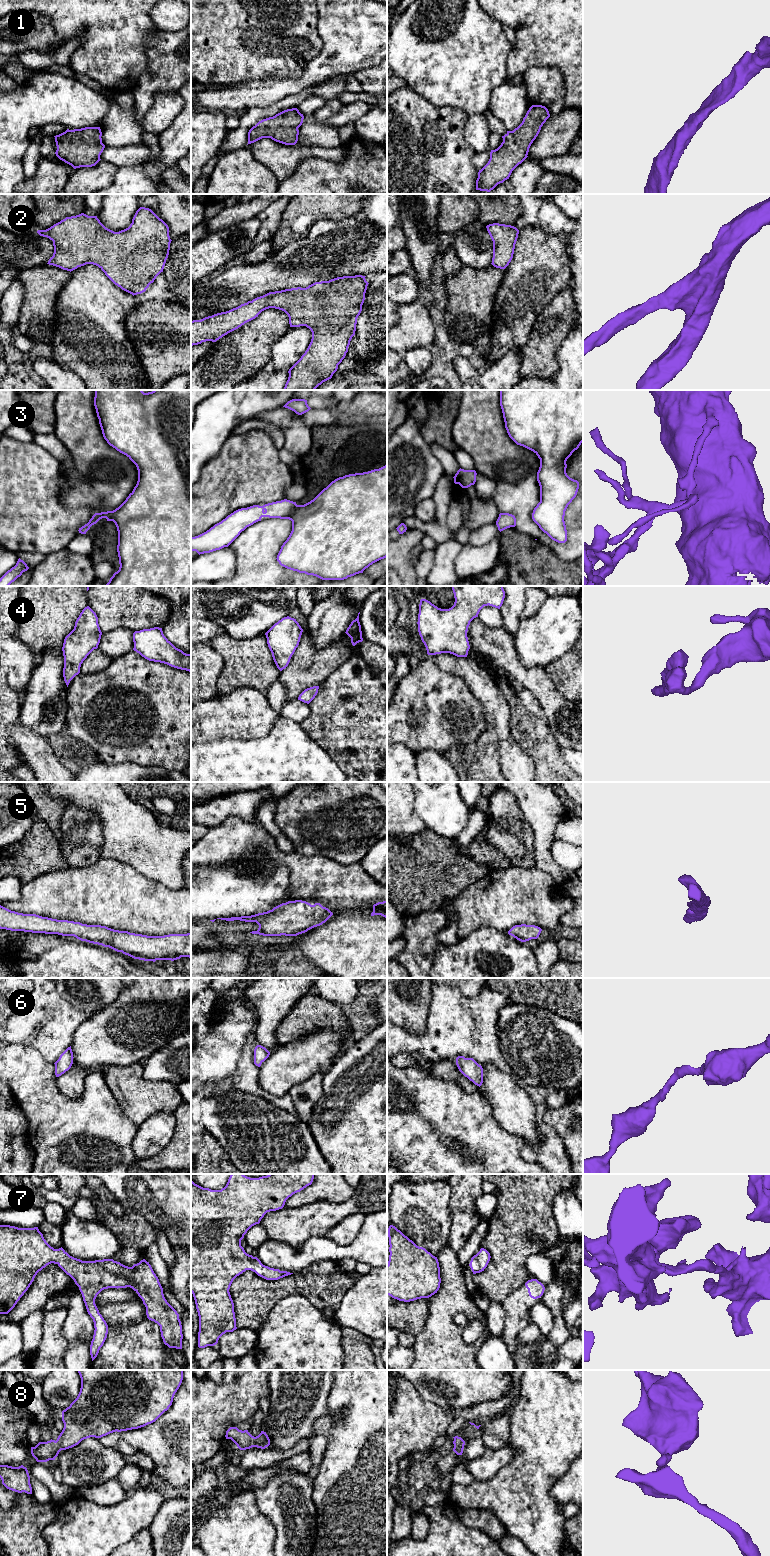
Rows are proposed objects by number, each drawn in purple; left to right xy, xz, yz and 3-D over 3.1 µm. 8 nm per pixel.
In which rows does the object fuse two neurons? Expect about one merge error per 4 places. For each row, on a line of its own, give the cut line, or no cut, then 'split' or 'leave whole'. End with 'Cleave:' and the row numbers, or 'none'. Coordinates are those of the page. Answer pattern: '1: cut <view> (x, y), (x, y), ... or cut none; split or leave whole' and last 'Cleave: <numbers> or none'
1: cut none; leave whole
2: cut none; leave whole
3: cut none; leave whole
4: cut none; leave whole
5: cut none; leave whole
6: cut none; leave whole
7: cut none; leave whole
8: cut none; leave whole
Cleave: none

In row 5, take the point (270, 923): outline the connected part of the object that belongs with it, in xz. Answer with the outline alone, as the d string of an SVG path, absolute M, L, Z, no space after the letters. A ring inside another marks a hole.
M302 900L288 901L282 903L272 910L267 912L258 913L251 916L231 917L231 918L217 918L226 921L240 920L245 922L256 922L259 925L257 931L252 931L252 934L259 934L263 936L297 936L305 933L308 930L320 926L325 923L333 913L320 903L311 905L310 903Z

